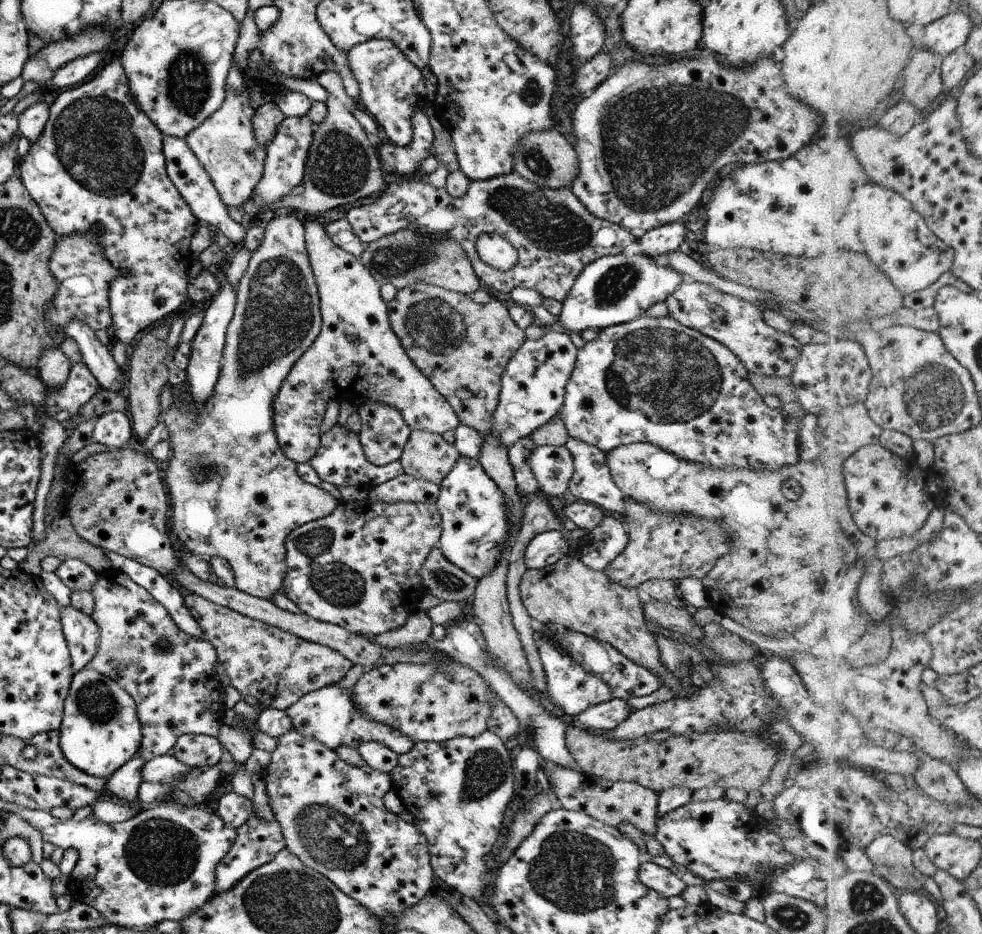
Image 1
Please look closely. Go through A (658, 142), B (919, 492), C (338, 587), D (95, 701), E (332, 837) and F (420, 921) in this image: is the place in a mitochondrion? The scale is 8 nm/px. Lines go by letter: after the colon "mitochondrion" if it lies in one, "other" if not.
A: mitochondrion
B: other
C: mitochondrion
D: mitochondrion
E: mitochondrion
F: other

